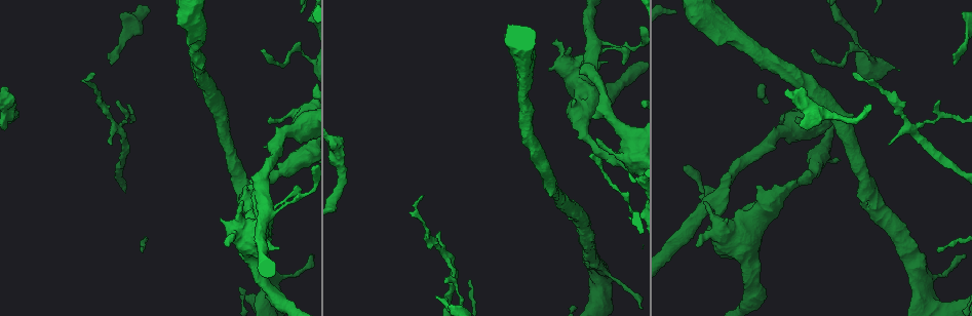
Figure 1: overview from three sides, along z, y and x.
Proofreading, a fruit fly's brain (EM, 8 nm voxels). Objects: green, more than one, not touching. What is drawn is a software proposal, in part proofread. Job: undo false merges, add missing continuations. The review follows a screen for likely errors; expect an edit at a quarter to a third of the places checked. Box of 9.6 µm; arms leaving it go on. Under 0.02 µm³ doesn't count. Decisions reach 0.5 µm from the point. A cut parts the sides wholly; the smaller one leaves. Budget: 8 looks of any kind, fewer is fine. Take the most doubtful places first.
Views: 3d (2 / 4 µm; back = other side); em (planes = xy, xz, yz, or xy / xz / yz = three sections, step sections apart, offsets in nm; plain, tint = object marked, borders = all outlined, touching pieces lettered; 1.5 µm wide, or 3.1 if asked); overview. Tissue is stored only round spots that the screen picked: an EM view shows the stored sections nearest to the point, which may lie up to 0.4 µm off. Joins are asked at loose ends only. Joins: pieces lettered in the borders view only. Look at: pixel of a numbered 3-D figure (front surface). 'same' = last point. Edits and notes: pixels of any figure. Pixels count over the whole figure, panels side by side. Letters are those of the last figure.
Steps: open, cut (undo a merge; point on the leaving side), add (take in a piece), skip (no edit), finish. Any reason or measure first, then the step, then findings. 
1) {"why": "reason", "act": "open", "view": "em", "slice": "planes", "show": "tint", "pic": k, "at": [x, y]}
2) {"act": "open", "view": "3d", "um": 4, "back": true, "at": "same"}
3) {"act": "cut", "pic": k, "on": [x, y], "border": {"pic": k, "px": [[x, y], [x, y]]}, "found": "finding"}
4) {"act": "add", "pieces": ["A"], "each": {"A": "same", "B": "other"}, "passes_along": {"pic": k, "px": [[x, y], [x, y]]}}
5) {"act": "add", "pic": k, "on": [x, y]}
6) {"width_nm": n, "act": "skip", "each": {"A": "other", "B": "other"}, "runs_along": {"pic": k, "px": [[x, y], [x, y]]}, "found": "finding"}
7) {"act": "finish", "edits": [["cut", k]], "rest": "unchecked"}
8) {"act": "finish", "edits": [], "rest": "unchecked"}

{"why": "free end", "act": "open", "view": "em", "slice": "planes", "show": "borders", "pic": 1, "at": [953, 64]}

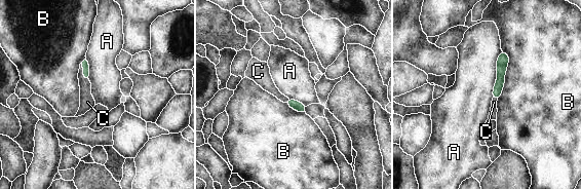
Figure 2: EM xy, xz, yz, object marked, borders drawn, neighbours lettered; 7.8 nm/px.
{"act": "add", "pieces": ["C"], "each": {"A": "other", "B": "other", "C": "same"}, "found": "the cell continues"}

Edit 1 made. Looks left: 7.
{"why": "three arms meet", "act": "open", "view": "3d", "um": 4, "pic": 1, "at": [914, 131]}

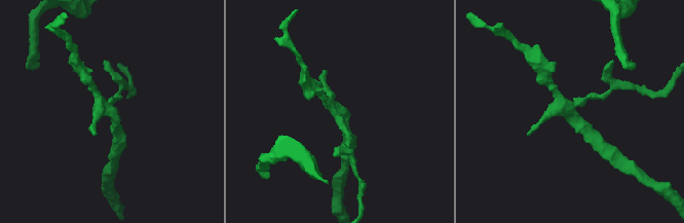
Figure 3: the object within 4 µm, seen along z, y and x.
{"act": "open", "view": "em", "slice": "planes", "show": "plain", "pic": 3, "at": [569, 111]}

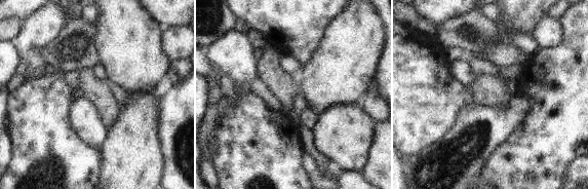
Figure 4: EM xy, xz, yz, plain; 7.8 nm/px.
{"why": "see the neighbours", "act": "open", "view": "em", "slice": "planes", "show": "borders", "at": "same"}

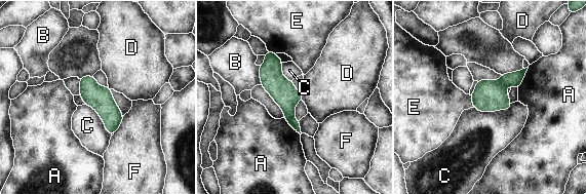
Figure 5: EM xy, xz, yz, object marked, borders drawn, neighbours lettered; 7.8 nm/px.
{"width_nm": 190, "act": "skip", "each": {"A": "other", "B": "other", "C": "other", "D": "other", "E": "other", "F": "other"}, "runs_along": {"pic": 5, "px": [[269, 54], [297, 127]]}, "found": "one cell here"}

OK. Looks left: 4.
{"why": "end of a long branch", "act": "open", "view": "em", "slice": "planes", "show": "borders", "pic": 1, "at": [813, 51]}

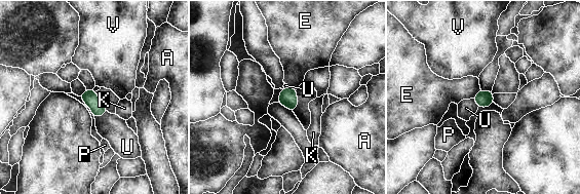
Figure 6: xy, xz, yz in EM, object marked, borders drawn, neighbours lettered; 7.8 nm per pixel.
{"act": "skip", "each": {"A": "other", "E": "other", "K": "other", "P": "other", "U": "other", "V": "other"}, "border": {"pic": 6, "px": [[480, 89], [473, 98]]}, "found": "no lettered piece goes on from it"}

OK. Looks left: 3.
{"act": "finish", "edits": [["add", 2]], "rest": "unchecked"}

